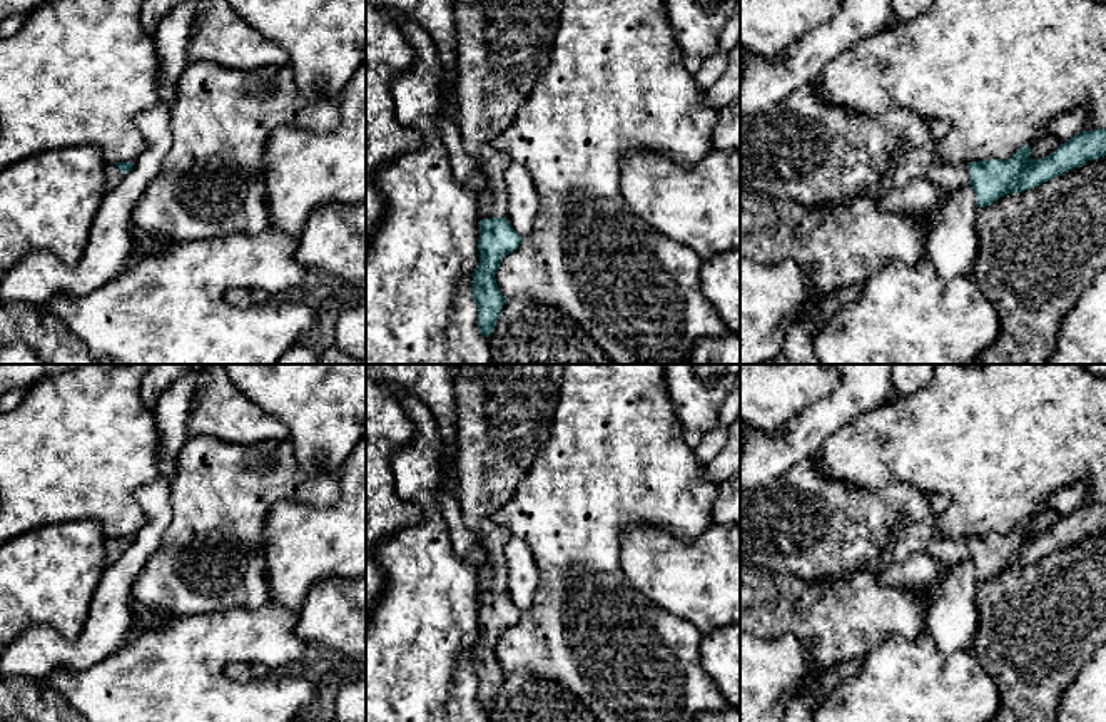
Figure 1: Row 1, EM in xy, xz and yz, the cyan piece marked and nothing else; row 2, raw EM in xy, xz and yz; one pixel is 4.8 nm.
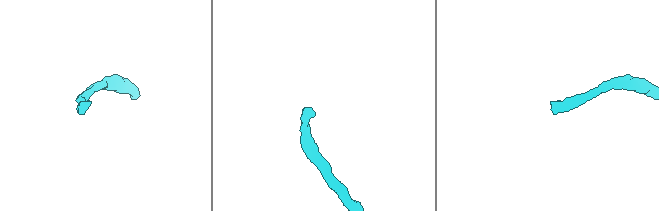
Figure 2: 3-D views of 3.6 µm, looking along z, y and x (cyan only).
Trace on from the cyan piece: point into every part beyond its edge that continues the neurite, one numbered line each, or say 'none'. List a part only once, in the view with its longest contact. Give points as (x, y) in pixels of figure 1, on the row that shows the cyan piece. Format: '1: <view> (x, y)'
1: xz (503, 45)

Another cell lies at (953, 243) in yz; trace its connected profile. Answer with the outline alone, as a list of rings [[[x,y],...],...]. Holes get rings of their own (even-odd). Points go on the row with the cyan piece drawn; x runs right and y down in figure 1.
[[[971,184],[949,191],[937,187],[937,202],[931,209],[931,232],[926,254],[942,279],[972,276],[979,249],[976,231],[977,201]]]

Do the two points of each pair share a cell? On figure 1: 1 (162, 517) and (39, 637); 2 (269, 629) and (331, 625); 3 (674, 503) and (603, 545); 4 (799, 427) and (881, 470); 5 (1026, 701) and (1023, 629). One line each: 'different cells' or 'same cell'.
1: same cell
2: different cells
3: same cell
4: different cells
5: same cell

